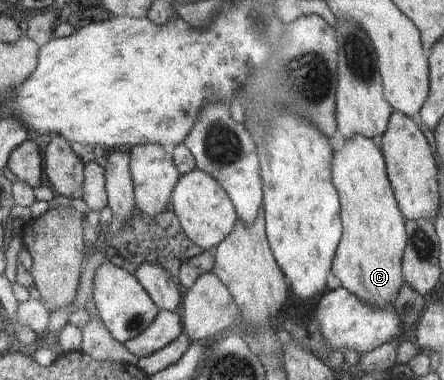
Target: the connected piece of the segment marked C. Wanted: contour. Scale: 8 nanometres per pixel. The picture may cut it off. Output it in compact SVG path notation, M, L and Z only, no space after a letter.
M362 134L349 139L341 151L335 152L332 172L334 186L341 198L343 223L343 238L333 261L333 275L341 281L341 287L357 295L365 304L376 309L388 309L398 299L405 284L403 257L409 245L409 236L405 214L390 182L385 154L381 152L379 141Z

